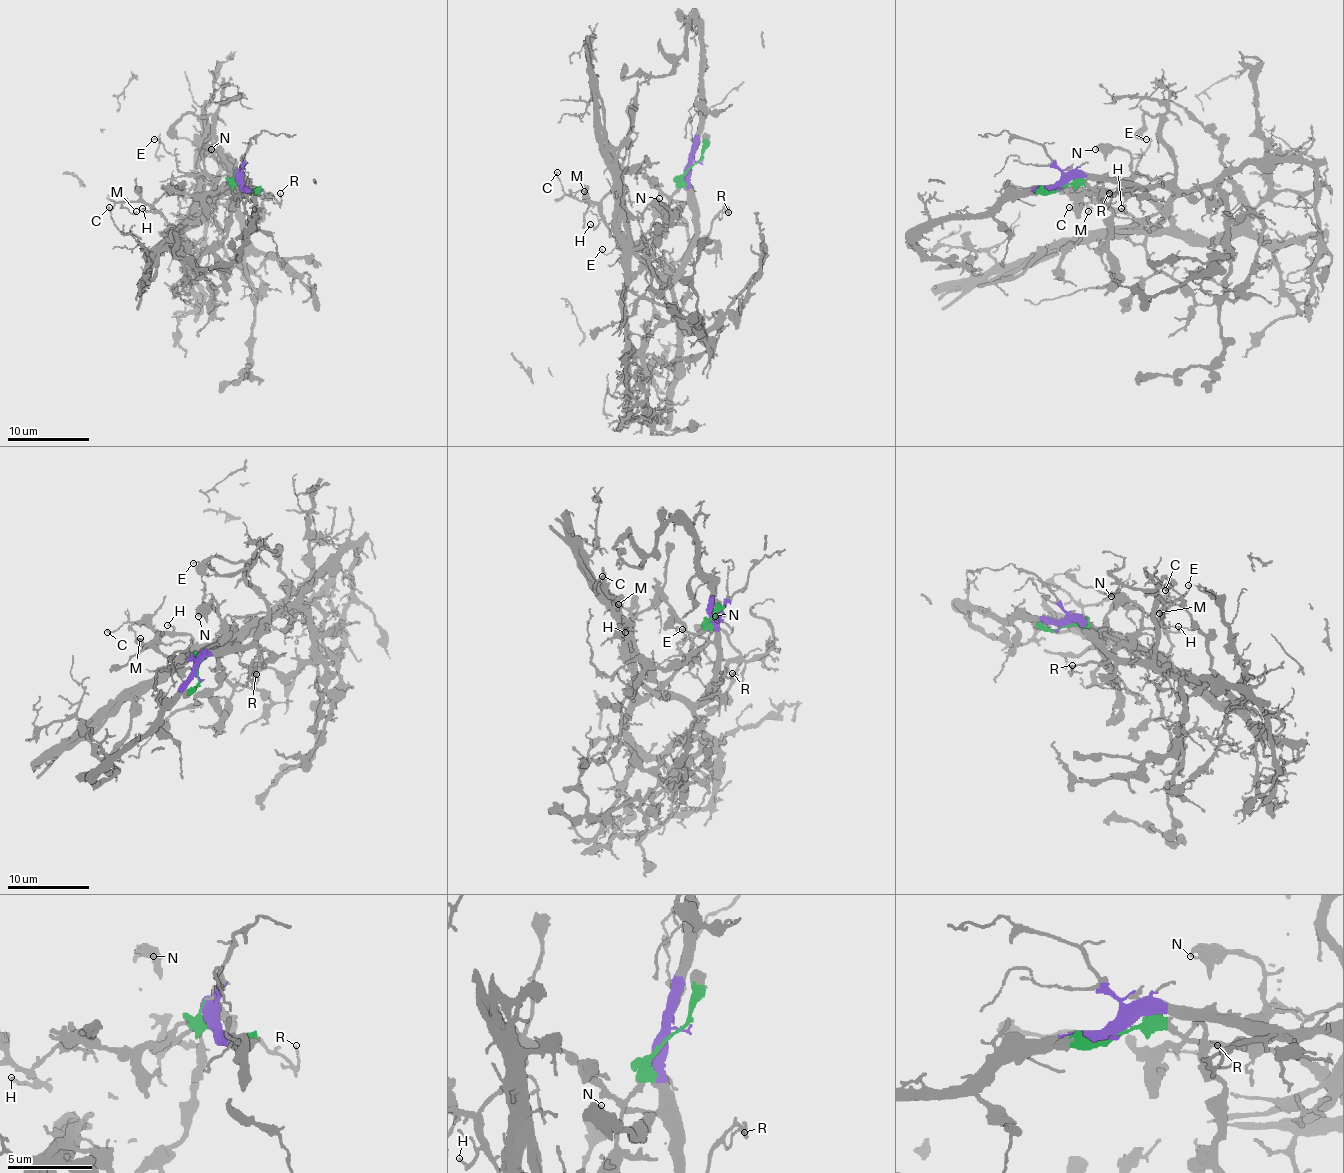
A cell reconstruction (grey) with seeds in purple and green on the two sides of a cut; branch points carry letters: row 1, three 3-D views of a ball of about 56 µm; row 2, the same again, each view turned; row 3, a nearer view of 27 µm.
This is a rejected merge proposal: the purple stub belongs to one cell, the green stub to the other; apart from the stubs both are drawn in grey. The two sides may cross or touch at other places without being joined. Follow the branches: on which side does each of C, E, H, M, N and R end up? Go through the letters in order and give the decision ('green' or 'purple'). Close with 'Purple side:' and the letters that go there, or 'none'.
C: green
E: green
H: green
M: green
N: green
R: purple
Purple side: R

